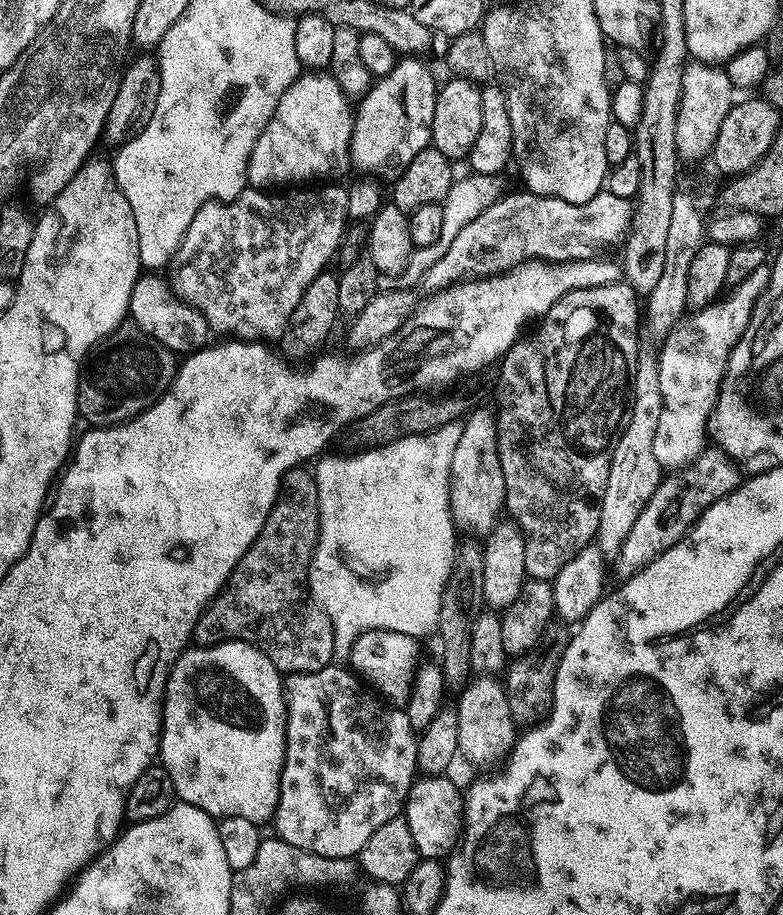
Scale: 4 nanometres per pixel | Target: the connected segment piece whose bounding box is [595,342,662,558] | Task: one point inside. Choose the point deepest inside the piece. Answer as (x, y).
(634, 474)

